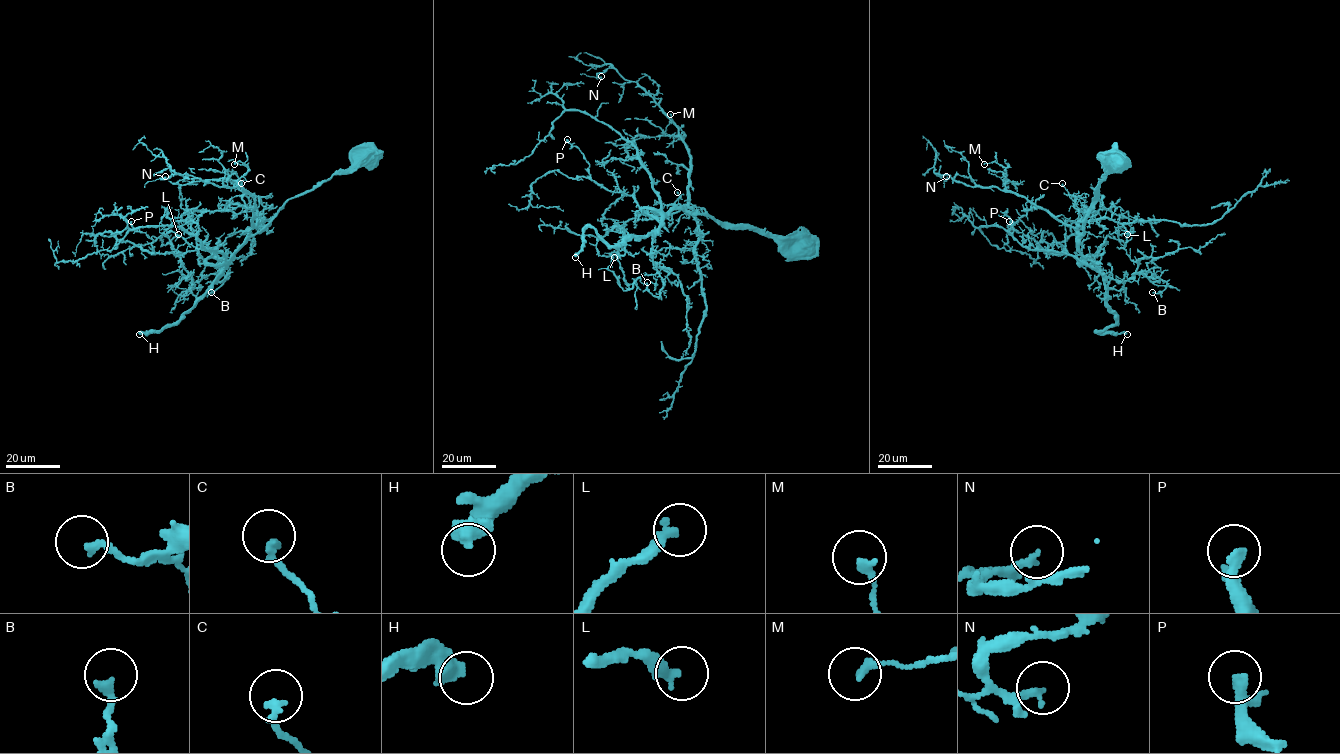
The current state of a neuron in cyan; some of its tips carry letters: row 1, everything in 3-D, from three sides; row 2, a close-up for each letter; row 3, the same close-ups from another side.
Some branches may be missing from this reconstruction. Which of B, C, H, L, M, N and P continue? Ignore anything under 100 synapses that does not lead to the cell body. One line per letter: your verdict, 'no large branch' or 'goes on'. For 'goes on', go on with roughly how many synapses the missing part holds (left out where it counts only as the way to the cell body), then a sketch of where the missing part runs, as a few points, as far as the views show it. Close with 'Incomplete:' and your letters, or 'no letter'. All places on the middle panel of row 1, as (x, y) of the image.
B: no large branch
C: no large branch
H: goes on; about 300 synapses; missing branch runs (575, 257), (549, 260), (542, 267), (528, 263), (523, 258), (521, 247), (542, 225), (546, 217), (544, 209)
L: no large branch
M: no large branch
N: no large branch
P: no large branch
Incomplete: H

